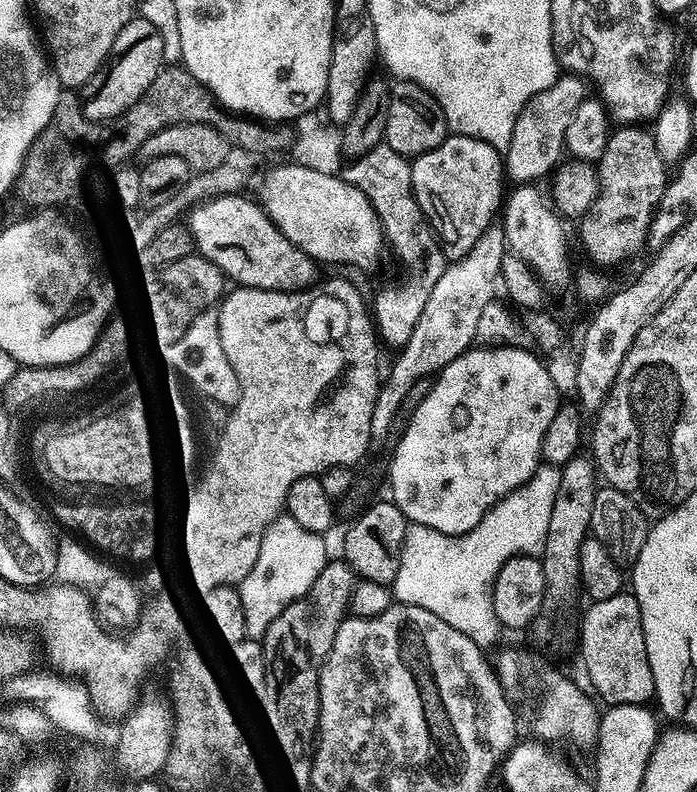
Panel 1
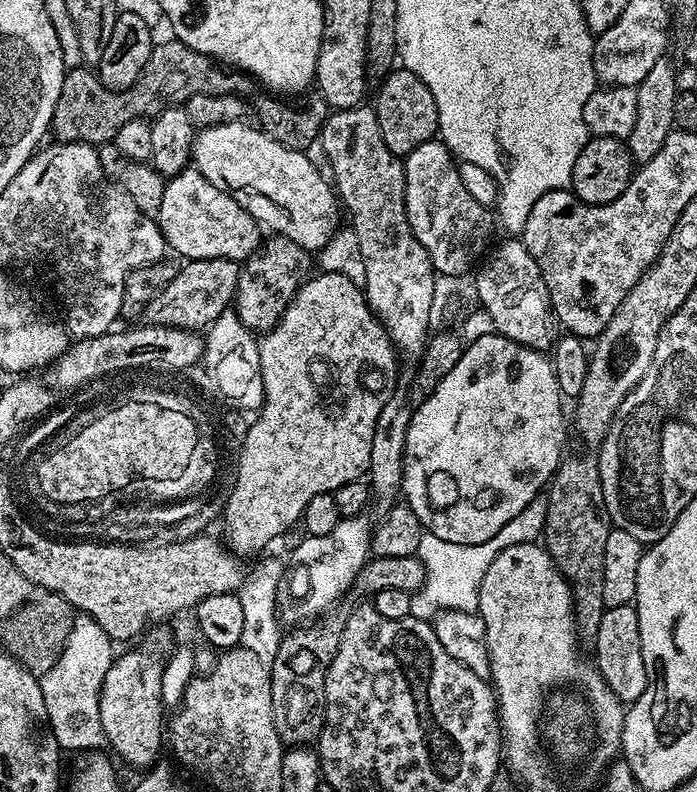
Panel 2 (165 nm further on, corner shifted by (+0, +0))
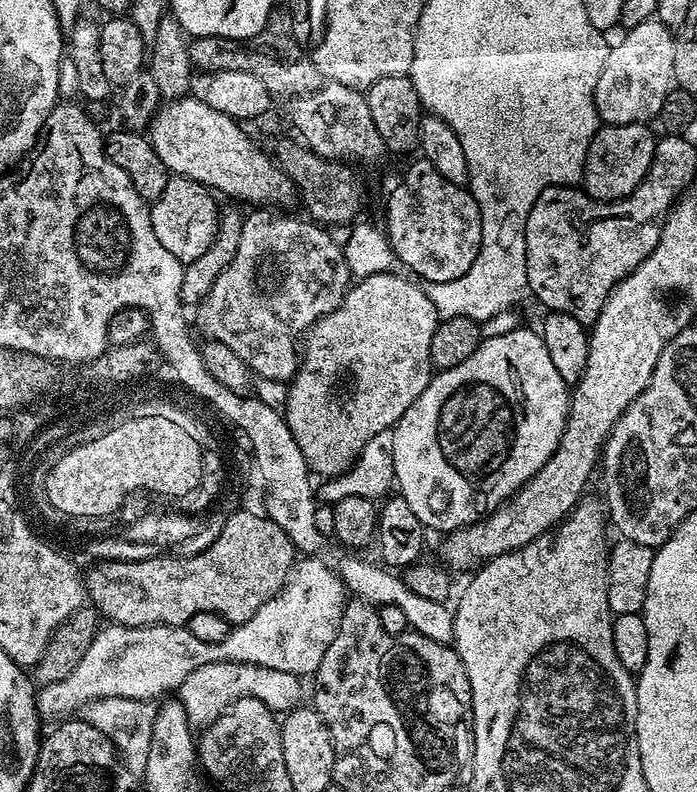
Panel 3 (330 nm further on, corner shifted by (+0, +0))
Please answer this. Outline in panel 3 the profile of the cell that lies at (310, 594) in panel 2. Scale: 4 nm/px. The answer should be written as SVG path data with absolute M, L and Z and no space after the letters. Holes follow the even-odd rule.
M308 554L297 559L288 574L288 581L280 588L280 593L269 598L244 624L235 625L228 636L222 638L222 642L202 642L194 638L194 634L190 634L187 626L144 624L140 628L128 628L124 624L109 623L104 626L108 628L102 629L97 636L93 635L89 639L88 649L69 676L43 685L48 696L54 694L54 698L66 698L58 700L58 708L46 710L46 718L58 718L58 710L63 710L65 714L71 713L76 704L80 706L101 696L151 701L152 696L160 696L170 688L179 689L190 670L198 670L198 666L205 666L206 663L236 660L239 664L261 664L301 678L311 677L319 668L326 650L330 650L330 642L334 642L338 634L346 603L346 589L339 571L333 565L331 568L326 561L319 560L320 558L319 555Z

